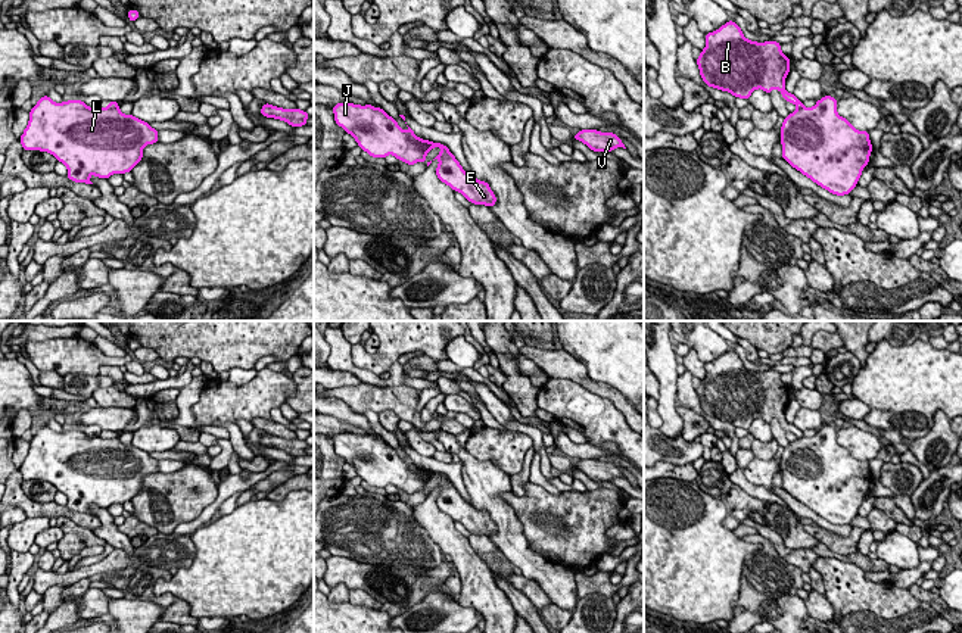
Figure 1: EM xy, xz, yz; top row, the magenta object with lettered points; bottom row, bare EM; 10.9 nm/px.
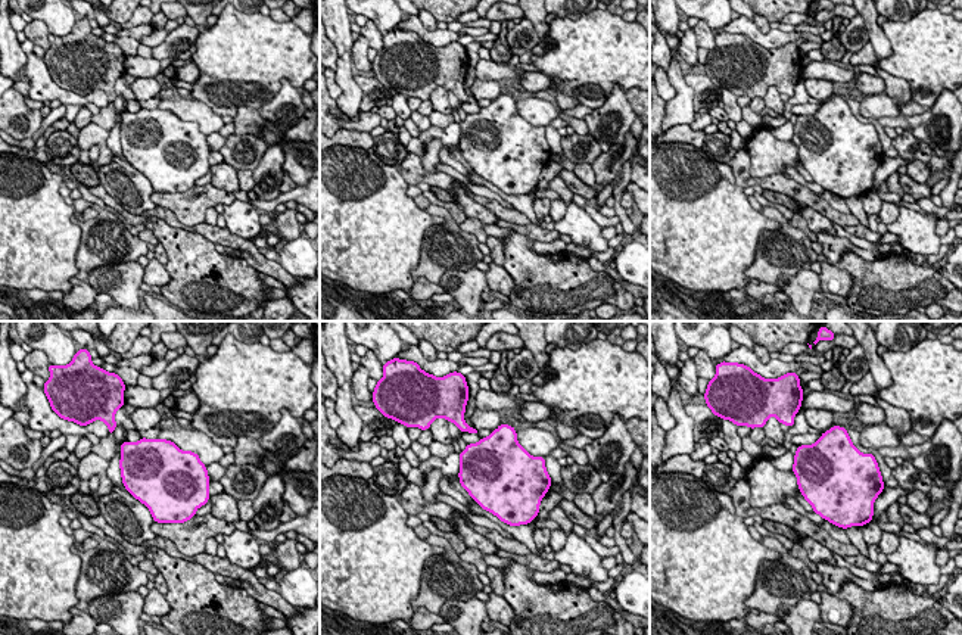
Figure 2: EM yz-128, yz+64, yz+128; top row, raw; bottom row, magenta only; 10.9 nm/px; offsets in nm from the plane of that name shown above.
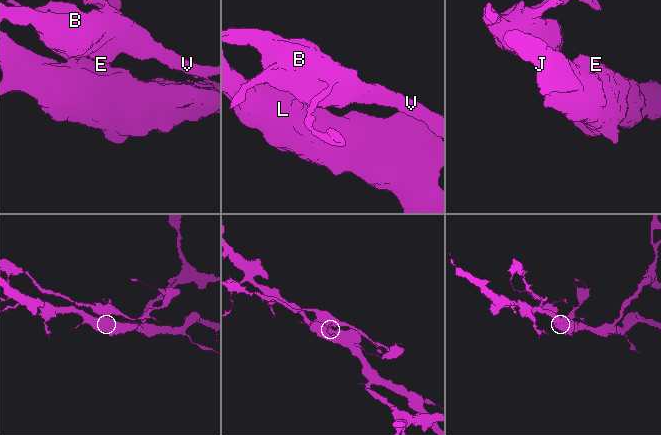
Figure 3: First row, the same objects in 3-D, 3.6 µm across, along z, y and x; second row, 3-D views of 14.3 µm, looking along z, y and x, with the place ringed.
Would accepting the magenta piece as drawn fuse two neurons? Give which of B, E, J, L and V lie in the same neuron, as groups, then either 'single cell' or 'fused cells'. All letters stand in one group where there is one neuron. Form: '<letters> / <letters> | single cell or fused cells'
B V / E J L | fused cells

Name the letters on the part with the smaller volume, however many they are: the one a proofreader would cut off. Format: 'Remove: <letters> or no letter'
Remove: B, V

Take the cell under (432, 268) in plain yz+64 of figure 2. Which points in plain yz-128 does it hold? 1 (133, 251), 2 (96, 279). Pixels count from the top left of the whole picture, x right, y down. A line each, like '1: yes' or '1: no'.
1: yes
2: no

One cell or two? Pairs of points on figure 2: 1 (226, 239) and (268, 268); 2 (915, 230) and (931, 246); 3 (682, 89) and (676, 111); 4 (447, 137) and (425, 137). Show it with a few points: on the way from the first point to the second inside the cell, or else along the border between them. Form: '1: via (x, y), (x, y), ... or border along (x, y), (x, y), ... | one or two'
1: via (236, 242), (243, 245), (258, 260) | one
2: via (920, 234), (927, 242) | one
3: via (682, 95), (682, 105) | one
4: via (441, 134), (430, 134) | one

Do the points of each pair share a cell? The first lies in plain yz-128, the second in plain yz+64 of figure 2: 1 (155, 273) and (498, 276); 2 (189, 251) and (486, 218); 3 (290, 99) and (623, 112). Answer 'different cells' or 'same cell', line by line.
1: same cell
2: different cells
3: same cell

